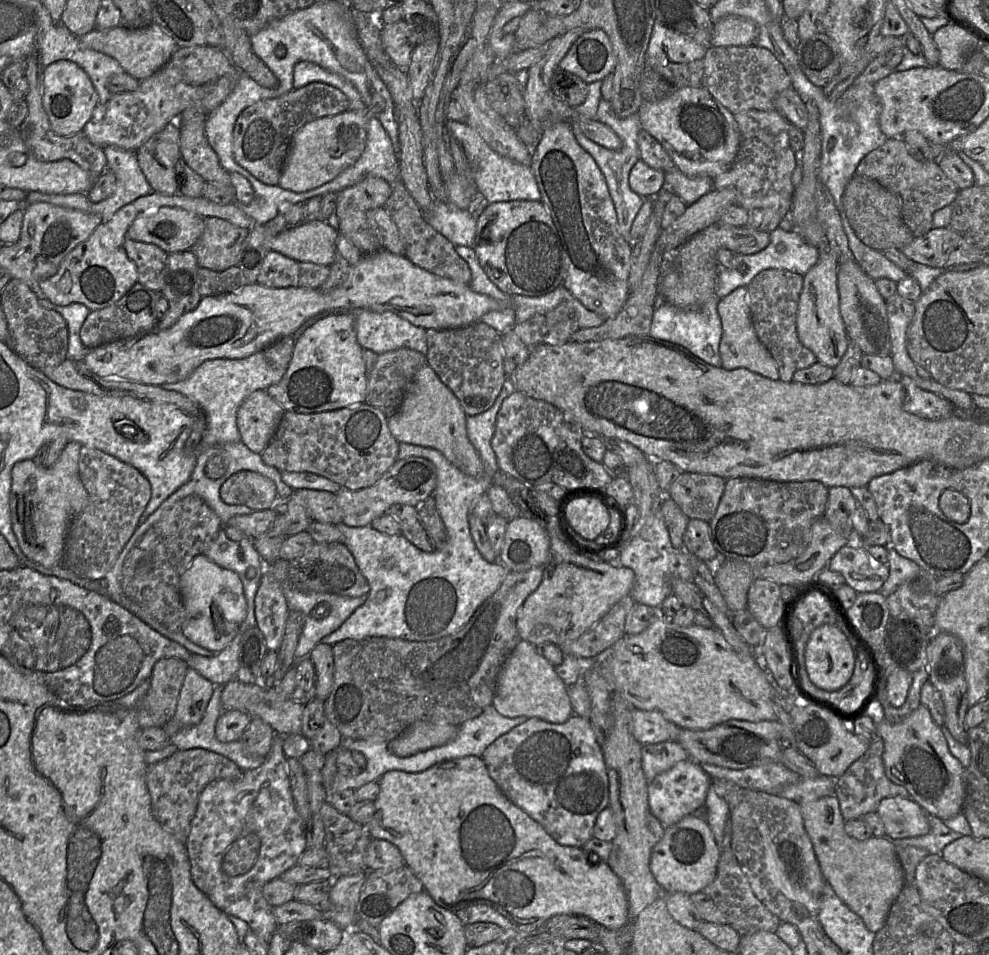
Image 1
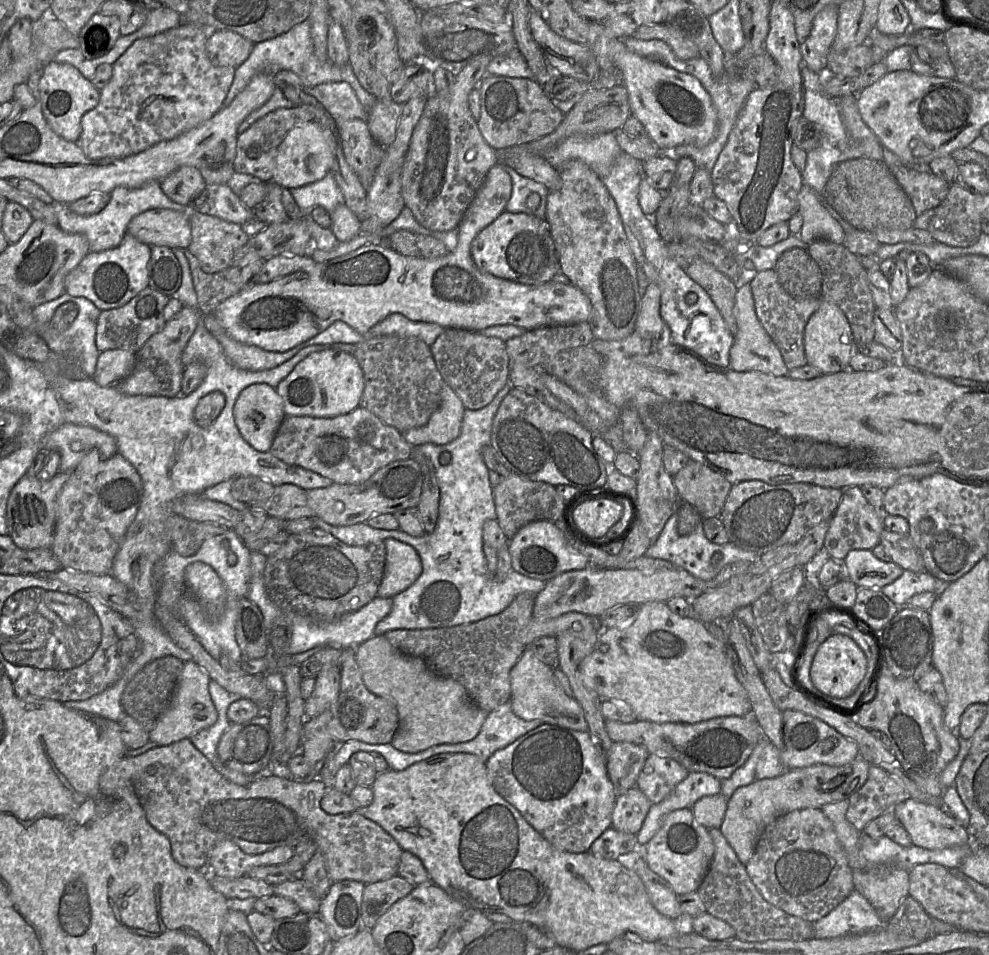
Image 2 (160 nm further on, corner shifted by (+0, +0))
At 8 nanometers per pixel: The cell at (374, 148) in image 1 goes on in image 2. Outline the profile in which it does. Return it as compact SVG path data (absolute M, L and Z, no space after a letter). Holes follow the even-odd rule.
M348 82L322 83L311 87L308 92L327 110L335 120L337 128L340 122L368 119L368 110L361 104Z

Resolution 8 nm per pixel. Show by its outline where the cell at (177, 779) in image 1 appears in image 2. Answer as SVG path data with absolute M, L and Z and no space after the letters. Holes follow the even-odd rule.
M185 738L170 745L157 746L137 756L124 755L99 780L101 791L107 795L129 784L132 785L148 822L169 839L172 857L184 867L206 871L210 851L222 840L234 842L243 853L249 855L261 854L279 846L295 848L300 843L312 842L325 859L331 883L355 880L370 884L398 875L403 851L397 842L360 811L337 815L324 812L321 800L329 788L319 778L295 780L284 771L268 771L258 775L250 784L241 786L216 771L191 740Z

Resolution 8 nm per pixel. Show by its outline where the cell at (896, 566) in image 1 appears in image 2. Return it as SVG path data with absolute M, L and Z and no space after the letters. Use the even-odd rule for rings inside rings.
M904 570L903 574L893 583L882 587L881 591L898 607L907 605L915 594L934 592L936 580L927 572Z

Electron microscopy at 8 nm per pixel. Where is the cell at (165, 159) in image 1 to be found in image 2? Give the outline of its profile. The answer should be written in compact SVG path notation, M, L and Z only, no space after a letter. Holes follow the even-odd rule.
M193 166L180 167L159 184L169 199L182 205L191 205L207 185L199 169Z

